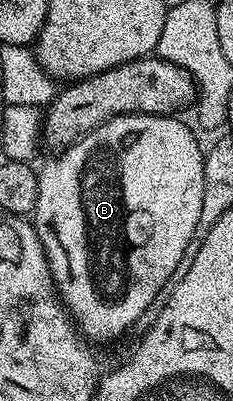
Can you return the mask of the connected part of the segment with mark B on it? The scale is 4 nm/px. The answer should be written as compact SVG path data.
M127 112L124 116L115 116L102 122L94 130L67 145L53 160L48 160L38 172L38 202L34 213L36 233L44 253L48 259L48 271L52 274L52 282L57 293L73 321L78 325L79 331L89 341L112 340L120 336L143 312L150 309L154 296L158 290L166 285L170 274L181 261L183 251L194 241L195 227L201 217L203 200L203 166L205 149L200 149L196 136L175 115L149 116L147 112Z

